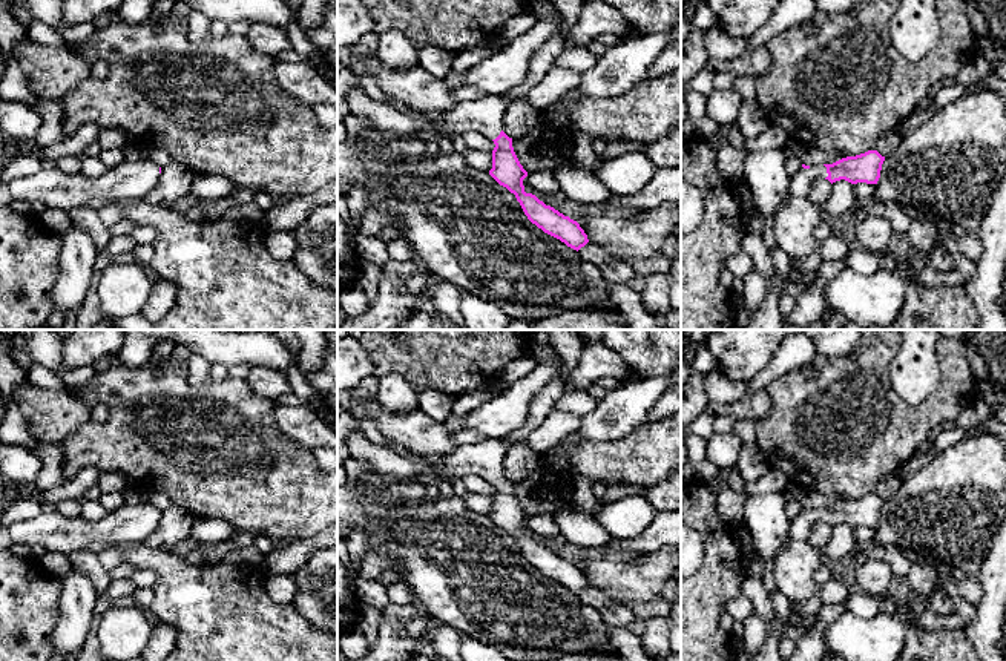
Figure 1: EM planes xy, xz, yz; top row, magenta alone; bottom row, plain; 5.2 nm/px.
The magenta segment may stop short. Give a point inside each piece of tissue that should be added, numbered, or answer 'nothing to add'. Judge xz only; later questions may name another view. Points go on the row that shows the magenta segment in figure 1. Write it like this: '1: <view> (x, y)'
1: xz (485, 115)

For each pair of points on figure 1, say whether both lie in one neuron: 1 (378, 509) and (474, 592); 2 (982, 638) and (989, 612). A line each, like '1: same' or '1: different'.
1: same
2: same

